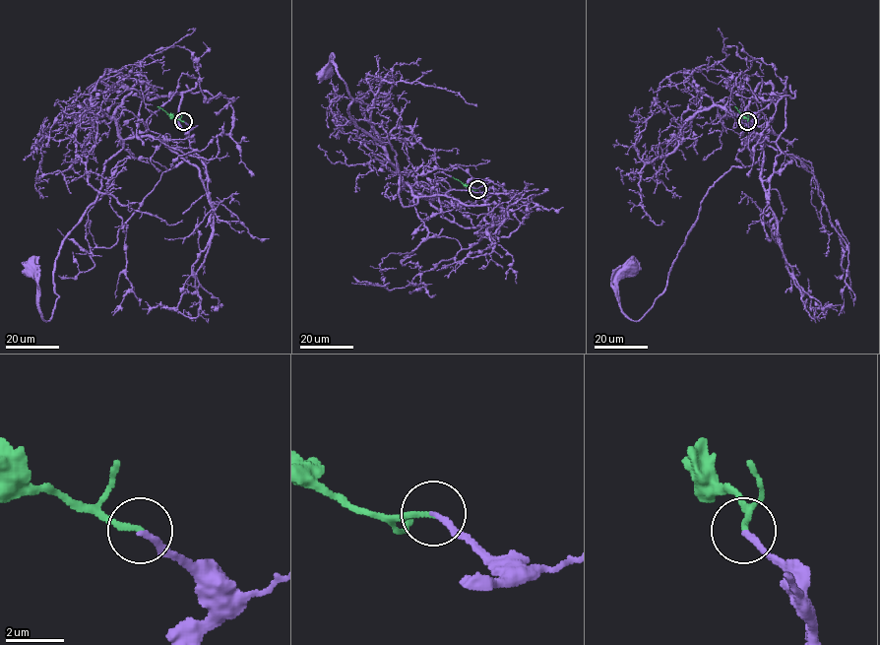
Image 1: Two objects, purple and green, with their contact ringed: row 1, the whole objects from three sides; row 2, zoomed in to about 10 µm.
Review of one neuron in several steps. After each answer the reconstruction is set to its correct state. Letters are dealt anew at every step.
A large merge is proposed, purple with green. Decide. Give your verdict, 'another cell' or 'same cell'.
same cell

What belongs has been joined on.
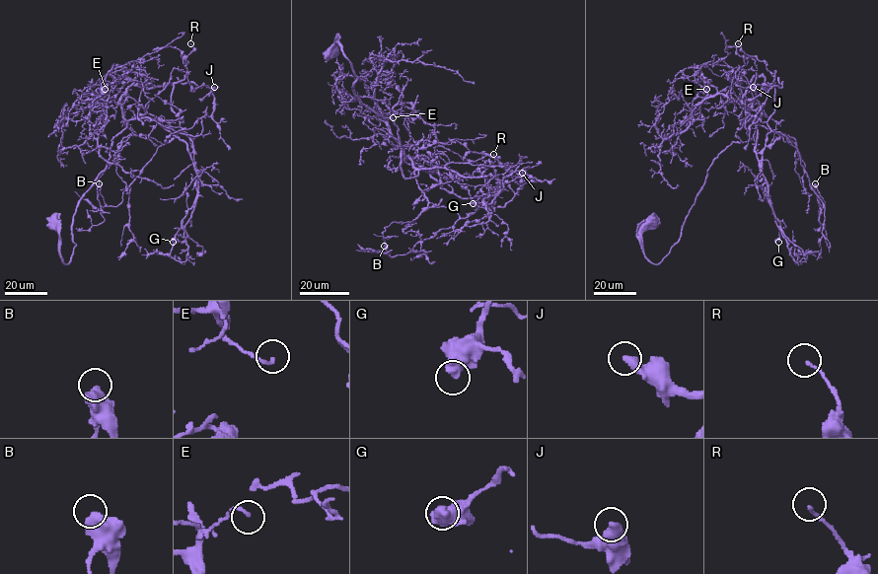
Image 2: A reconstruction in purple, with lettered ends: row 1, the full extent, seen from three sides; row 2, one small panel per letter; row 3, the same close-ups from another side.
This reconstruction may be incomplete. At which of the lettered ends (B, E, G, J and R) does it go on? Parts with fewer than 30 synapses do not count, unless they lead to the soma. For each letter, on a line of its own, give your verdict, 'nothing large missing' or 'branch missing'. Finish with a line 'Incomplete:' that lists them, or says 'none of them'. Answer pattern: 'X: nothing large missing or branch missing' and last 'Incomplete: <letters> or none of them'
B: nothing large missing
E: nothing large missing
G: nothing large missing
J: branch missing
R: nothing large missing
Incomplete: J

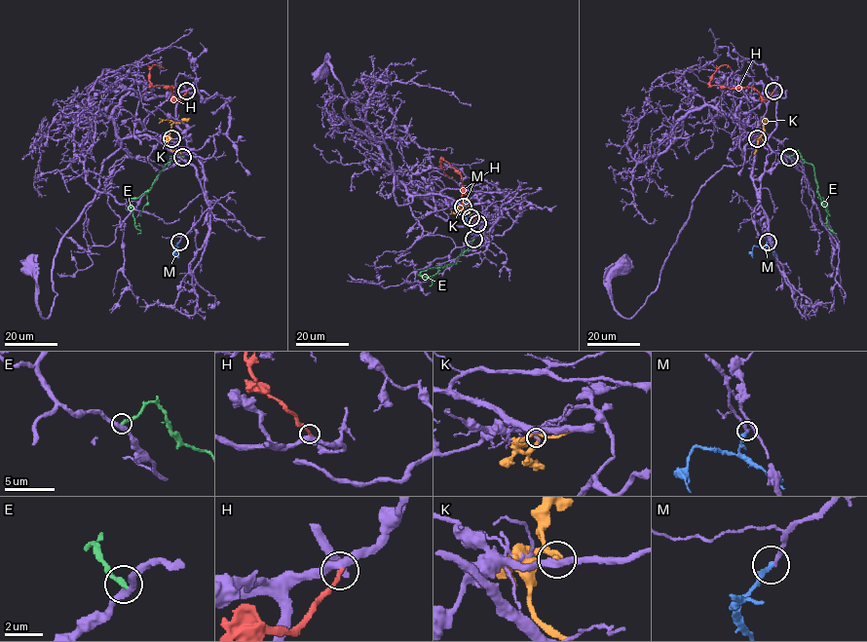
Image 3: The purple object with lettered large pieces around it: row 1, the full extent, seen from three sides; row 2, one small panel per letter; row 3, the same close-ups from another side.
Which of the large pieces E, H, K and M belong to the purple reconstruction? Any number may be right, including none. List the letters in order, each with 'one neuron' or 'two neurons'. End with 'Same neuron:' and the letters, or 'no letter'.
E: two neurons
H: one neuron
K: two neurons
M: two neurons
Same neuron: H

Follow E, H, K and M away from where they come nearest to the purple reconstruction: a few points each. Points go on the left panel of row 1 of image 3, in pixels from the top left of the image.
E: (182, 157), (178, 151), (166, 164), (149, 189), (138, 198), (129, 198), (134, 226), (140, 232), (137, 234)
H: (187, 91), (177, 99), (170, 87), (152, 85), (149, 69), (153, 64), (164, 68)
K: (170, 138), (169, 133), (172, 122), (167, 119), (159, 123)
M: (179, 242), (173, 246), (178, 258)

